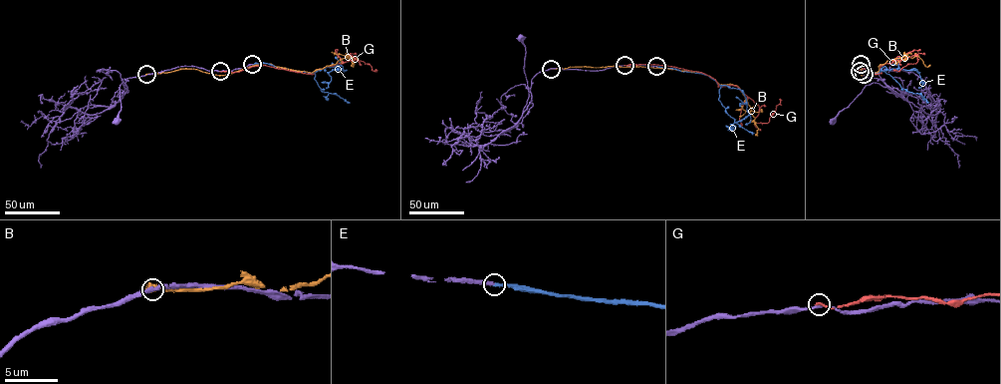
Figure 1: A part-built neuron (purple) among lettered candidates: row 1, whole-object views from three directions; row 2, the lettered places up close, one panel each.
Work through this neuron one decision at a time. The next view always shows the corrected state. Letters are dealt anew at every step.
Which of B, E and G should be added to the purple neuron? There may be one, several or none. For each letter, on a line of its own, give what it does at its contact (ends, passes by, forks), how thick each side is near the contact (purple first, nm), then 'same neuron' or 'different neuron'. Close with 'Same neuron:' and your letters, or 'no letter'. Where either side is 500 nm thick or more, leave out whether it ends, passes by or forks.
B: it ends there; 320 nm thick on the purple side, 480 nm on the other; different neuron
E: it ends there; 280 nm thick on the purple side, 240 nm on the other; same neuron
G: it ends there; 200 nm thick on the purple side, 240 nm on the other; different neuron
Same neuron: E

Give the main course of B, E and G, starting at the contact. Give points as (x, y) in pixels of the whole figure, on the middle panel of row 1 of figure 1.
B: (551, 69), (642, 67), (706, 74), (719, 85), (730, 84), (739, 88), (758, 128), (756, 136)
E: (657, 67), (705, 75), (718, 84), (741, 90), (748, 115), (735, 122), (733, 129), (726, 125)
G: (625, 65), (670, 66), (704, 73), (718, 87), (736, 86), (758, 106), (755, 123), (769, 122), (780, 99)

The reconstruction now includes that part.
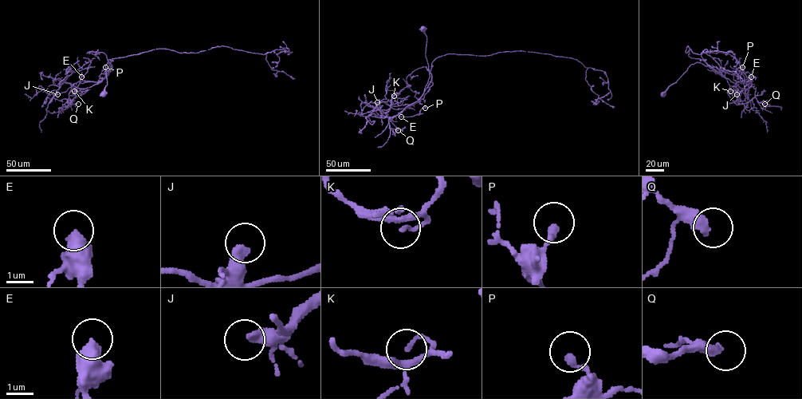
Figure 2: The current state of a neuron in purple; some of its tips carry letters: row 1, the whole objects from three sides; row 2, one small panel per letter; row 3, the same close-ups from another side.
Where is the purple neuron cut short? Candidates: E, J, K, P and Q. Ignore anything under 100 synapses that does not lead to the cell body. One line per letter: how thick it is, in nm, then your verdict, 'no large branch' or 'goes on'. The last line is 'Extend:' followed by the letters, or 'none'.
E: calibre 600 nm; no large branch
J: calibre 420 nm; goes on
K: calibre 130 nm; no large branch
P: calibre 260 nm; no large branch
Q: calibre 400 nm; no large branch
Extend: J

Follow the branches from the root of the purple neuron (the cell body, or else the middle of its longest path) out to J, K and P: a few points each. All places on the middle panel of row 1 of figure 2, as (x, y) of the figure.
J: (422, 28), (426, 37), (425, 55), (430, 76), (423, 93), (393, 116), (383, 116), (376, 108), (377, 102)
K: (422, 28), (426, 37), (425, 55), (430, 76), (423, 93), (390, 121), (387, 113), (394, 96)
P: (422, 28), (426, 37), (428, 82), (417, 100), (392, 116), (418, 115), (421, 108), (425, 108)

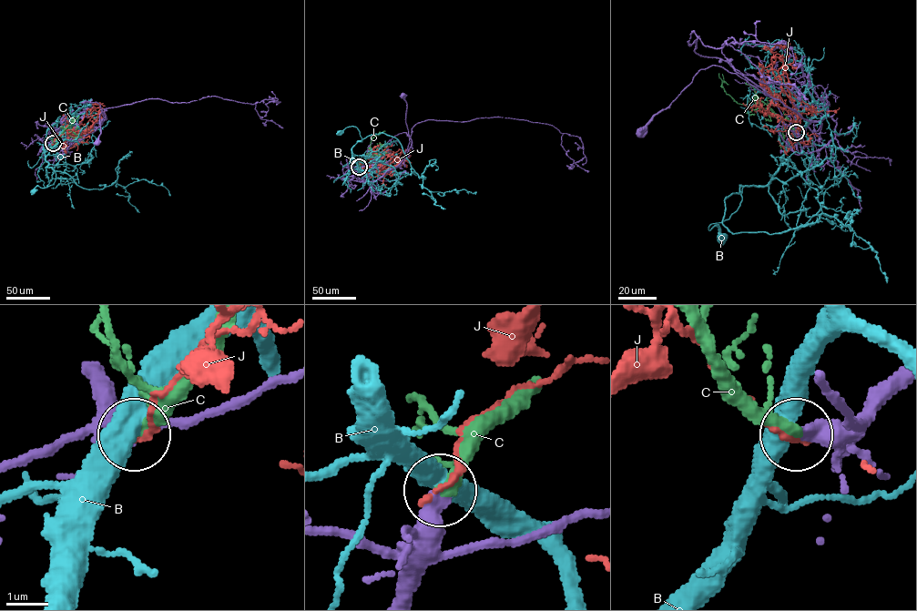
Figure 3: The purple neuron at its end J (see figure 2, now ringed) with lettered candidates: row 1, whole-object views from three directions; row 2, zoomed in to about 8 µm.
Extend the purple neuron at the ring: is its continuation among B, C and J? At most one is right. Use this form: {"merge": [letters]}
{"merge": ["C"]}

